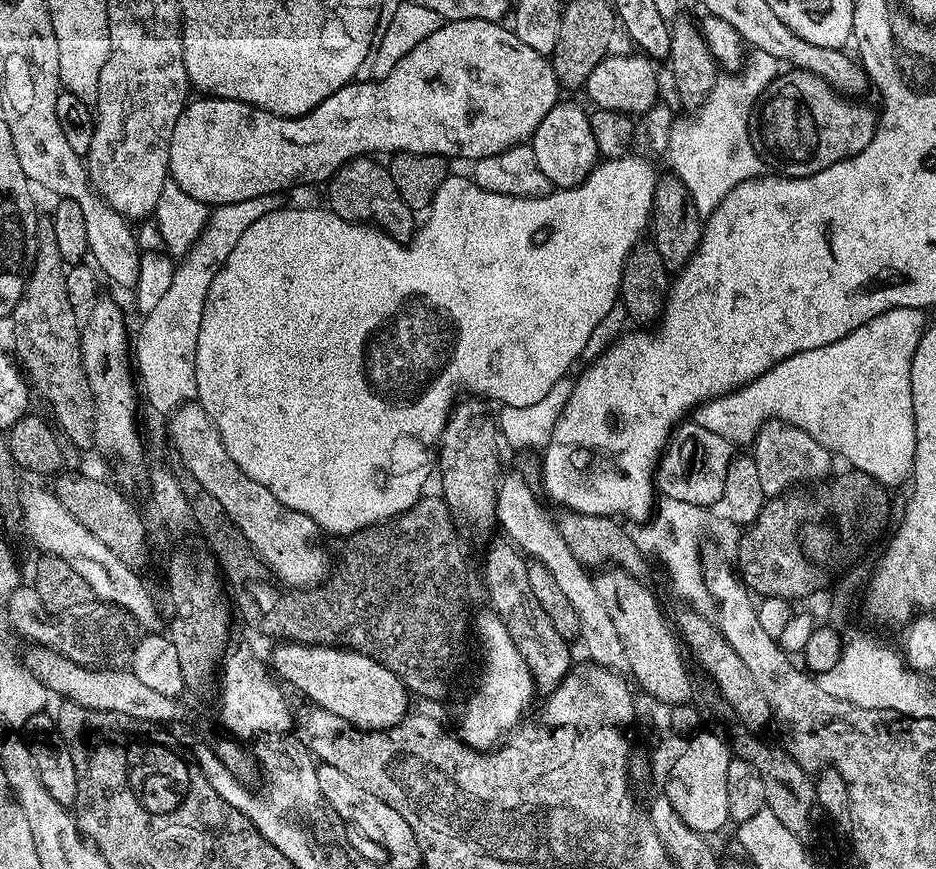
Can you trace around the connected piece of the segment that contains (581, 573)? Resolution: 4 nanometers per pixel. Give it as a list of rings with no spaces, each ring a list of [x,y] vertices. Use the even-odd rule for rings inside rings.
[[[501,475],[496,485],[496,521],[498,528],[505,532],[503,535],[525,557],[550,570],[562,594],[566,594],[566,598],[573,603],[580,623],[579,639],[584,640],[584,648],[589,656],[587,659],[606,668],[619,669],[625,663],[624,647],[614,627],[614,618],[610,618],[610,610],[606,610],[606,602],[598,594],[593,573],[582,562],[578,562],[578,558],[574,558],[570,546],[566,546],[566,538],[562,538],[558,530],[556,520],[548,517],[535,490],[522,477]]]

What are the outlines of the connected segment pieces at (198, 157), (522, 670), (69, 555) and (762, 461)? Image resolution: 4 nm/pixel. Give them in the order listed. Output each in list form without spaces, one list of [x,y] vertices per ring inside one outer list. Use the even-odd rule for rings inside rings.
[[[450,20],[441,23],[440,28],[434,30],[434,34],[430,34],[430,38],[422,38],[422,42],[418,42],[418,46],[414,46],[414,50],[406,54],[406,58],[399,60],[387,74],[342,86],[342,90],[330,94],[330,98],[326,98],[315,110],[307,112],[305,116],[276,116],[261,108],[253,108],[246,102],[223,100],[217,96],[193,99],[185,104],[178,122],[174,122],[168,171],[174,183],[182,190],[186,190],[190,198],[198,198],[215,206],[246,202],[250,198],[259,196],[284,194],[287,193],[287,188],[292,188],[295,184],[316,184],[319,180],[327,182],[347,160],[380,154],[376,152],[388,152],[387,154],[413,152],[414,154],[434,154],[445,158],[460,155],[462,159],[468,160],[467,162],[475,162],[482,158],[490,158],[490,154],[498,154],[516,144],[525,143],[538,130],[538,122],[542,122],[542,118],[546,118],[546,114],[550,114],[552,107],[561,99],[560,95],[562,95],[562,89],[549,57],[538,54],[538,50],[530,50],[530,46],[526,46],[526,42],[519,40],[511,27],[494,20]]]
[[[487,610],[477,620],[475,617],[474,632],[480,635],[480,648],[484,651],[484,673],[476,693],[468,700],[468,709],[460,716],[458,735],[470,748],[491,750],[521,723],[523,712],[532,704],[532,695],[538,691],[525,658],[497,615]]]
[[[27,484],[21,489],[20,510],[23,512],[21,527],[33,544],[45,555],[60,557],[70,562],[86,584],[90,586],[93,597],[101,602],[123,608],[133,616],[139,627],[146,632],[159,633],[164,626],[164,618],[150,596],[149,590],[139,577],[140,574],[122,562],[82,522],[70,514],[49,487],[38,484]]]
[[[778,419],[764,421],[751,445],[750,455],[758,466],[758,478],[762,478],[762,490],[768,498],[785,495],[799,480],[806,479],[808,472],[816,476],[819,472],[830,471],[834,461],[833,453],[823,448],[806,430]]]

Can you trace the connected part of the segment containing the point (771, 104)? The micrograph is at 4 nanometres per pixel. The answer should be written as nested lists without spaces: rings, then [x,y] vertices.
[[[788,70],[783,74],[777,75],[776,79],[770,82],[770,86],[766,86],[766,90],[762,90],[760,99],[756,101],[756,106],[752,110],[752,117],[748,119],[748,133],[752,136],[752,142],[757,149],[773,164],[777,173],[785,176],[809,176],[810,174],[818,174],[822,170],[826,170],[826,166],[834,166],[834,162],[842,162],[850,159],[854,154],[858,154],[862,150],[866,150],[866,146],[870,146],[870,138],[874,138],[876,133],[876,122],[878,119],[878,112],[875,107],[864,104],[863,99],[849,98],[843,96],[841,92],[836,92],[827,82],[822,78],[818,78],[813,72],[802,72],[799,70]]]

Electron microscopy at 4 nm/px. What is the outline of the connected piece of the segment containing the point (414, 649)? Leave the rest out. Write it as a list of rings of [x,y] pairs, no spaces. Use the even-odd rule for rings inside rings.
[[[196,490],[190,496],[190,516],[196,519],[196,524],[200,527],[200,532],[204,535],[204,540],[208,543],[210,551],[216,555],[219,571],[225,576],[228,575],[227,587],[230,590],[230,600],[234,605],[235,611],[244,615],[244,620],[252,628],[260,628],[260,632],[264,636],[280,636],[281,641],[295,642],[298,644],[330,644],[333,646],[343,646],[345,648],[353,648],[356,652],[366,654],[370,658],[374,658],[374,662],[378,662],[382,666],[386,666],[386,670],[390,670],[397,676],[399,680],[404,682],[404,687],[409,693],[425,696],[428,700],[440,700],[448,692],[448,687],[452,684],[452,675],[460,668],[460,663],[464,660],[464,651],[468,648],[468,632],[470,636],[470,616],[468,620],[468,564],[464,561],[464,552],[460,549],[460,540],[456,537],[456,530],[452,526],[454,521],[453,513],[448,507],[448,503],[444,501],[443,495],[436,496],[421,495],[414,506],[410,506],[410,510],[406,510],[395,519],[384,520],[381,524],[372,525],[370,530],[357,532],[351,537],[352,540],[348,544],[348,557],[344,560],[344,565],[340,569],[333,571],[323,584],[316,585],[315,588],[293,588],[291,590],[280,590],[284,592],[276,593],[272,588],[264,588],[264,576],[266,577],[266,569],[261,563],[256,553],[244,543],[243,540],[234,539],[234,529],[230,518],[226,514],[226,510],[222,510],[222,506],[218,502],[218,498],[214,498],[214,494],[206,494],[205,492]]]

